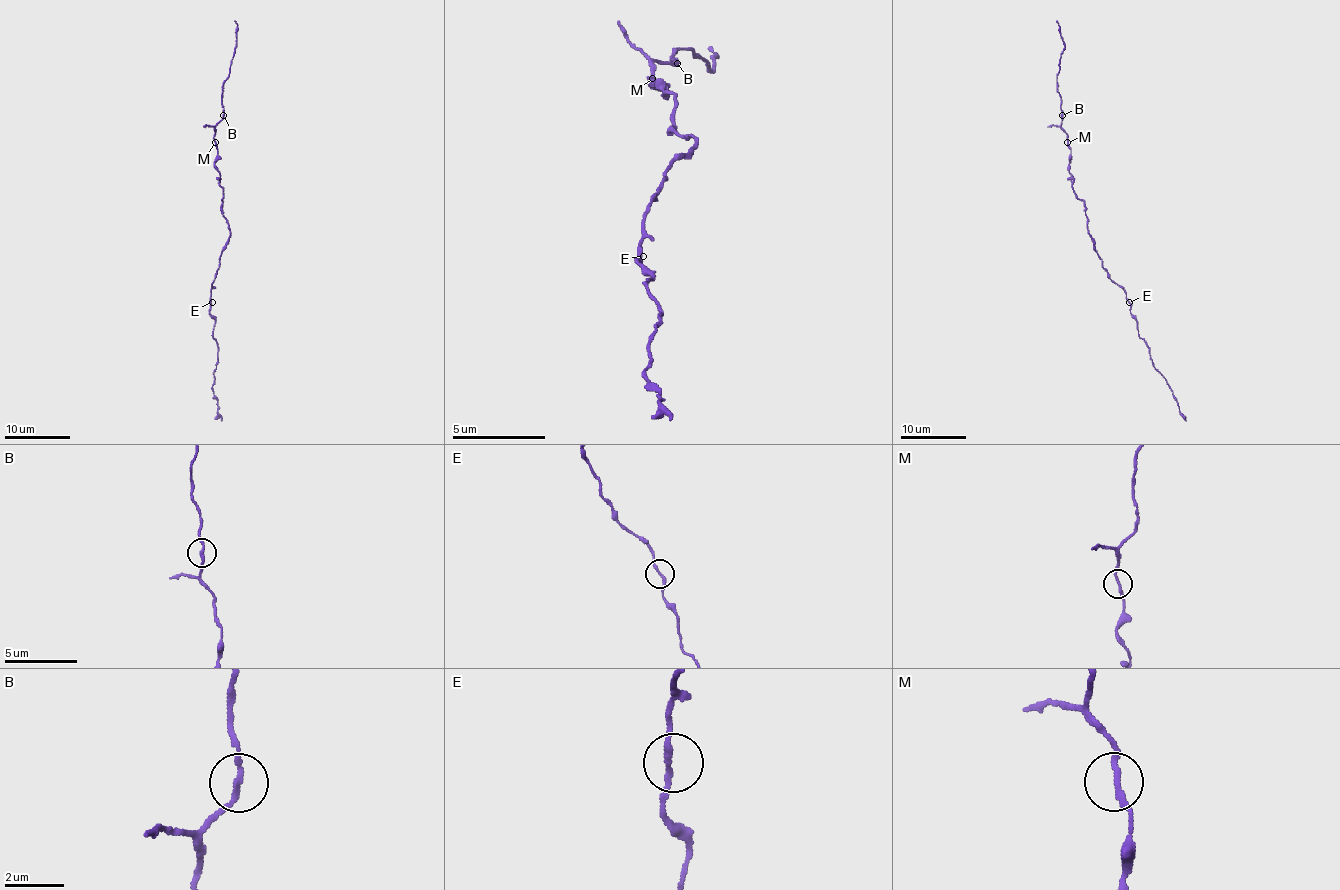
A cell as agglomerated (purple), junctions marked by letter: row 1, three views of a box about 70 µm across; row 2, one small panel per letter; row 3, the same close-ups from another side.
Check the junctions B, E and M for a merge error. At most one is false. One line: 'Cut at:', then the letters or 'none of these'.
Cut at: none of these

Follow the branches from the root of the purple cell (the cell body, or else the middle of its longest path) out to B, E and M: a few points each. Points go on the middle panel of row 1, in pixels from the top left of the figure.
B: (694, 139), (671, 129), (676, 97), (647, 78), (657, 59), (676, 64)
E: (694, 139), (694, 143), (666, 167), (666, 176), (643, 218), (643, 237), (638, 242), (638, 251), (643, 256)
M: (694, 139), (685, 139), (671, 129), (676, 97), (666, 92), (661, 82), (652, 82), (657, 87), (652, 78)

